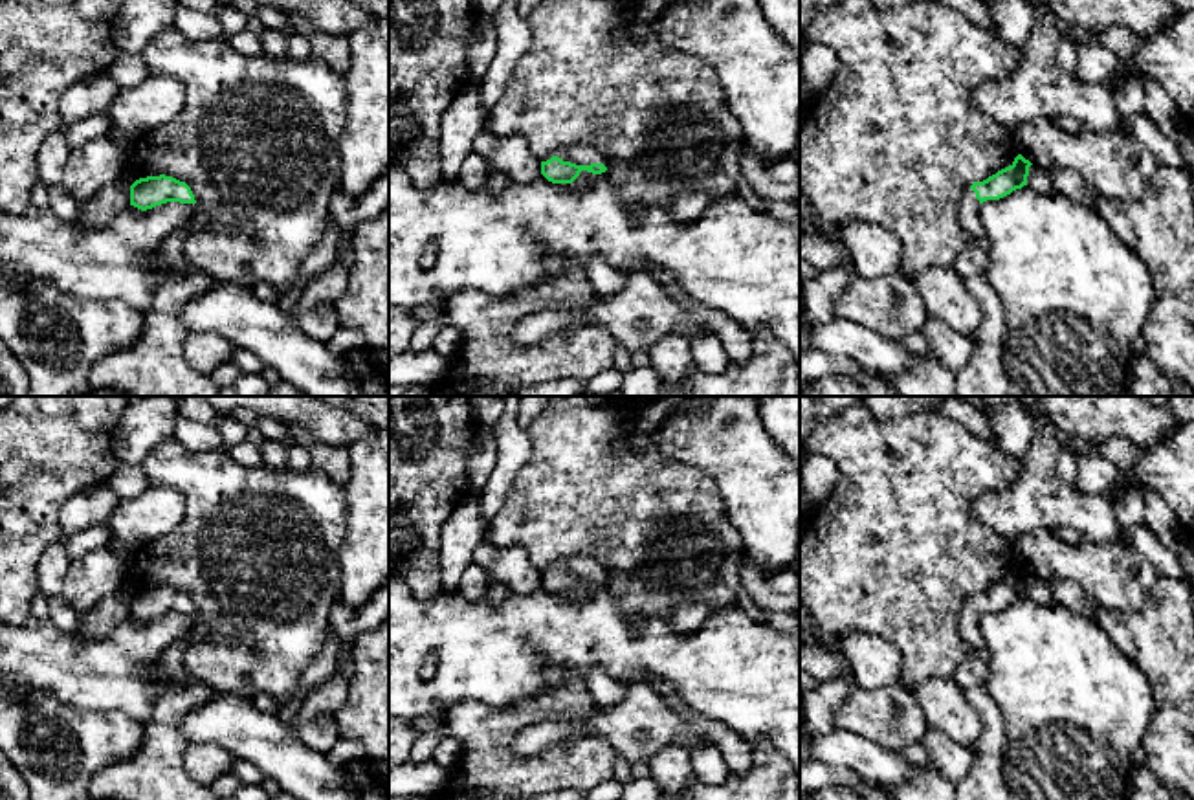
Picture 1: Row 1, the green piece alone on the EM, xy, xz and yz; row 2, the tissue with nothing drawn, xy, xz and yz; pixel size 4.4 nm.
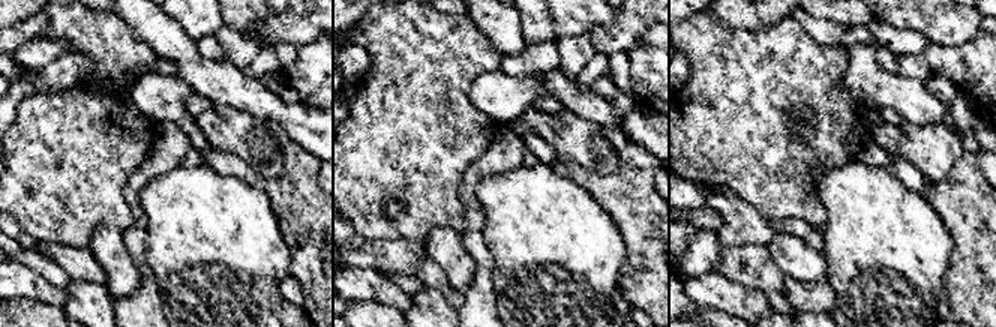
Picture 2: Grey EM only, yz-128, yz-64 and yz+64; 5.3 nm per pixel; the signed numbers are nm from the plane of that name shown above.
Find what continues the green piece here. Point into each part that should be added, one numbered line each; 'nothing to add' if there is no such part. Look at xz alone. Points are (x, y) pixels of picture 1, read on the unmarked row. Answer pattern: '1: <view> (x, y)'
1: xz (580, 566)

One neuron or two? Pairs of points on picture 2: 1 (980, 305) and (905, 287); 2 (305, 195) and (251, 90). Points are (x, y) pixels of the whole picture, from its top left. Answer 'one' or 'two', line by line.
1: two
2: two

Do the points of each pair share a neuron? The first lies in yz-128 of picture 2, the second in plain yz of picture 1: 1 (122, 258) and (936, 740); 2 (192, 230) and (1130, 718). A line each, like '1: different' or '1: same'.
1: different
2: same

